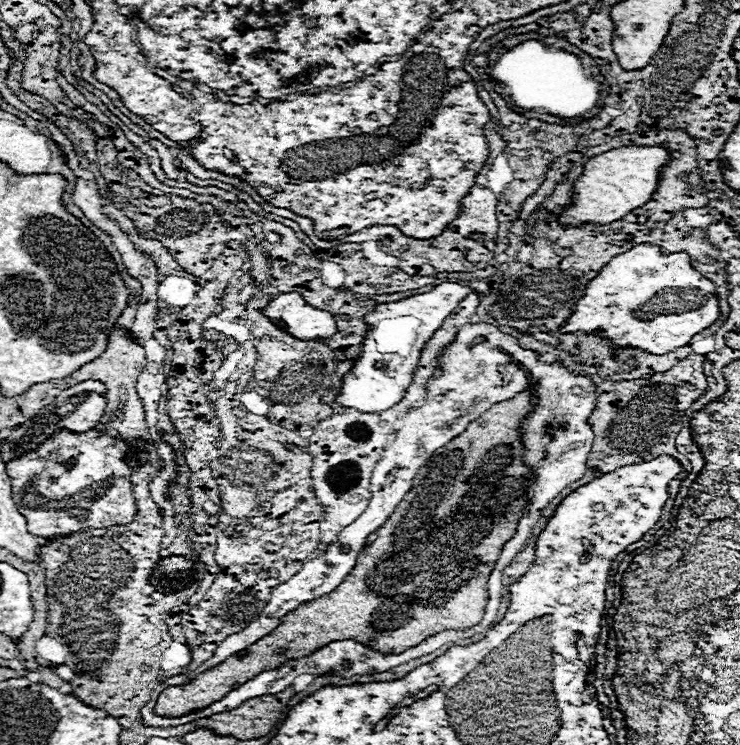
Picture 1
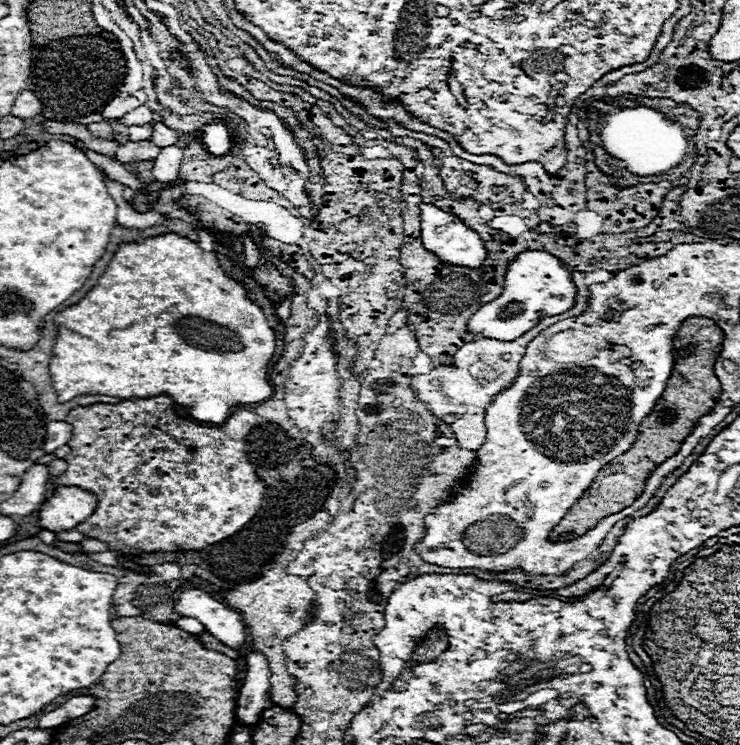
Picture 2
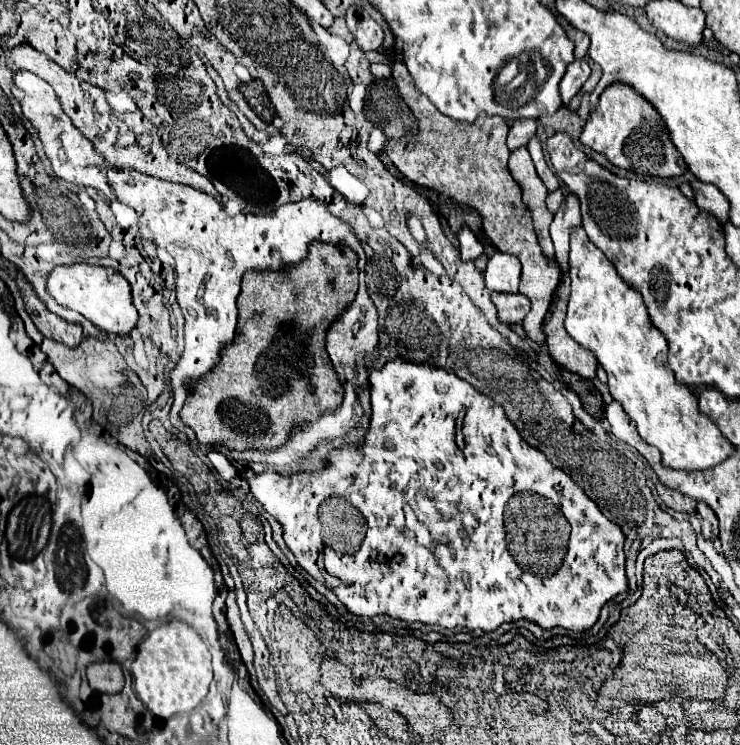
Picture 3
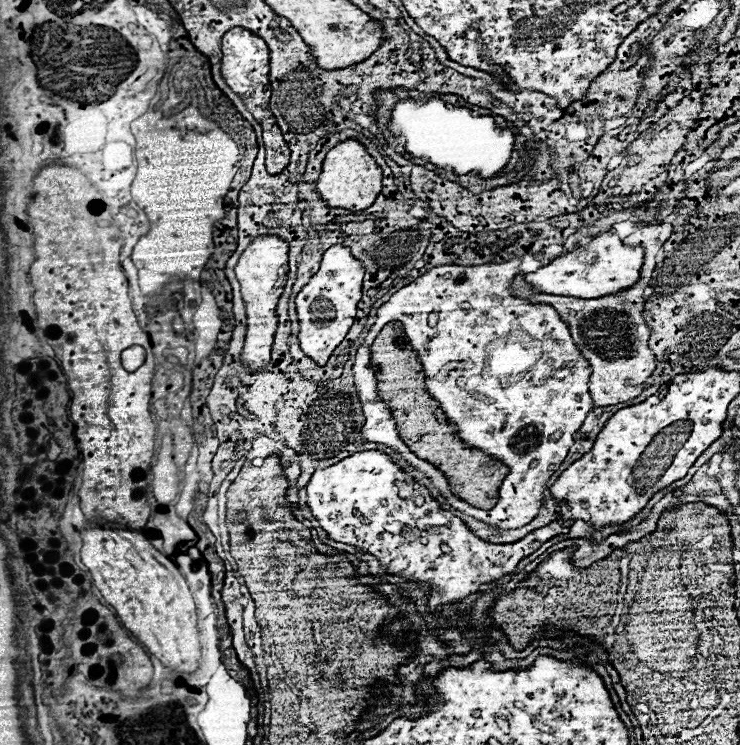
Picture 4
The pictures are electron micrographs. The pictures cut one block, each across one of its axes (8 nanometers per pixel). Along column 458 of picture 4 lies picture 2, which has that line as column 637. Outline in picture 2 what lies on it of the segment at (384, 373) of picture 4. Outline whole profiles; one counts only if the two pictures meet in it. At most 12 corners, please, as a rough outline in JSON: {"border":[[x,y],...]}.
{"border":[[690,316],[674,374],[626,454],[598,472],[552,540],[630,506],[722,394],[724,330]]}

